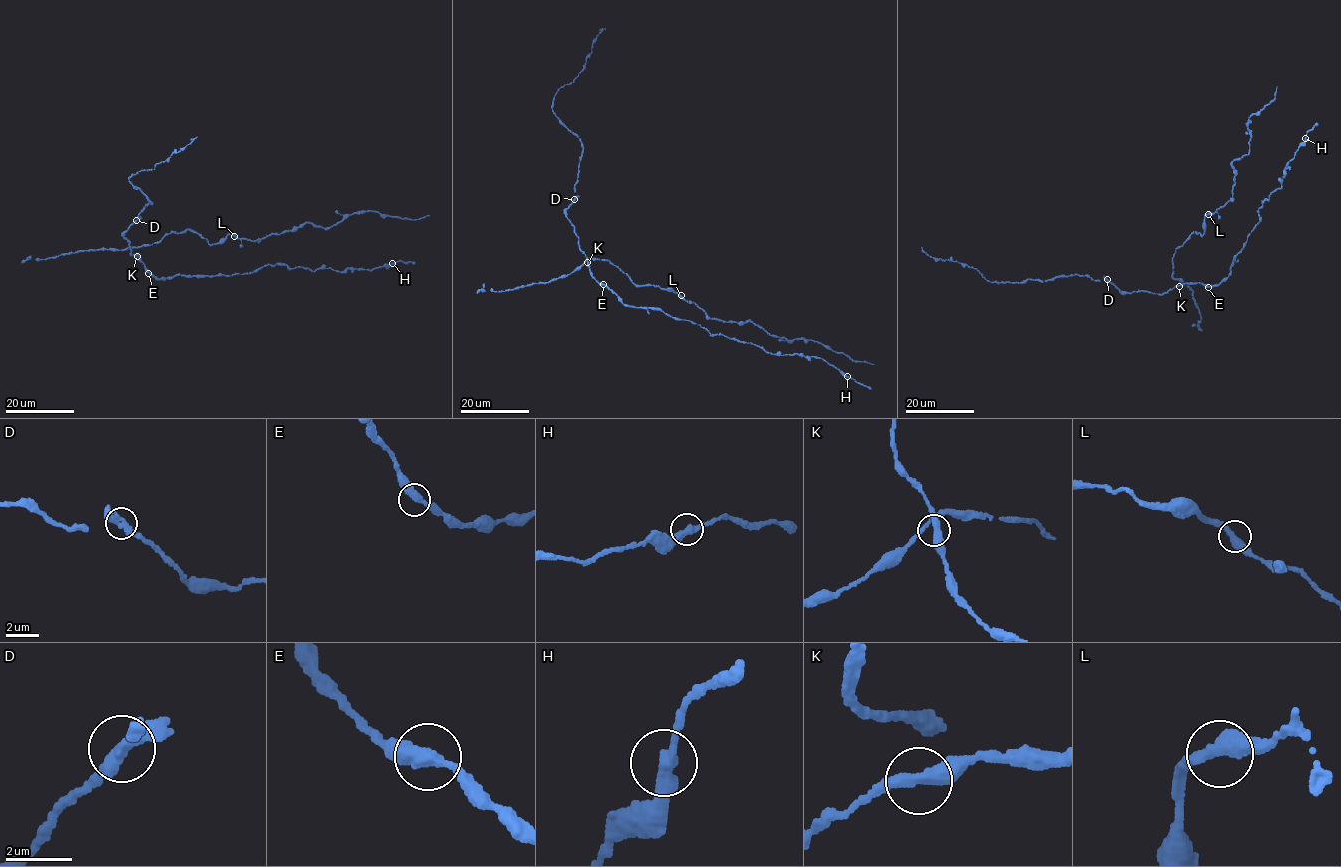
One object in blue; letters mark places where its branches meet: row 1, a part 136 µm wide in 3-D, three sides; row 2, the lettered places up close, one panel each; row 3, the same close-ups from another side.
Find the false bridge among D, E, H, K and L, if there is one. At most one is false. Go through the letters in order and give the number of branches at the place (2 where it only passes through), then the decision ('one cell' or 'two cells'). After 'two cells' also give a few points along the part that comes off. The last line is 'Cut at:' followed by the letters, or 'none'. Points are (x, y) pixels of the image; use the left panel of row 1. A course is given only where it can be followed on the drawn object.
D: 2 branches meet; one cell
E: 2 branches meet; one cell
H: 2 branches meet; one cell
K: 2 branches meet; one cell
L: 2 branches meet; one cell
Cut at: none

